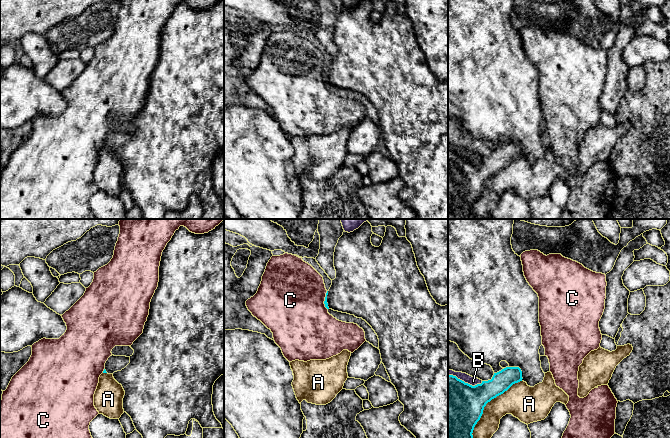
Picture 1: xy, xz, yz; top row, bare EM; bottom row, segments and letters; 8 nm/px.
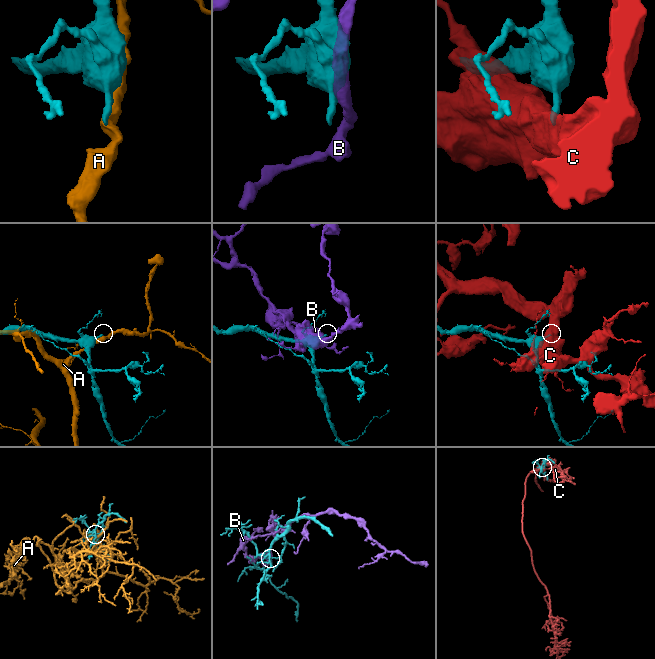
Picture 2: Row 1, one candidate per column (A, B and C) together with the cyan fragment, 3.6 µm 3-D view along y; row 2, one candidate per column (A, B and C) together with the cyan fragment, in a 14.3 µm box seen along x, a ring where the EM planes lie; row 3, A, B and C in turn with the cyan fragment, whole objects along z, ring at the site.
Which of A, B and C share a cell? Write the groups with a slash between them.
A / B / C

